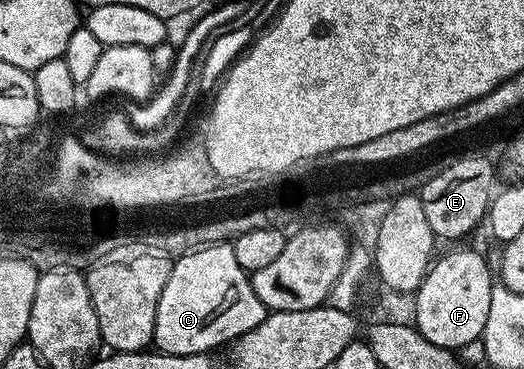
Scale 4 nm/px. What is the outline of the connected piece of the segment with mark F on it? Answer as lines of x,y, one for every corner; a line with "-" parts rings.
456,249
433,260
428,274
414,294
416,330
430,343
443,349
459,351
464,344
478,340
486,327
490,312
490,295
494,284
488,261
472,249

